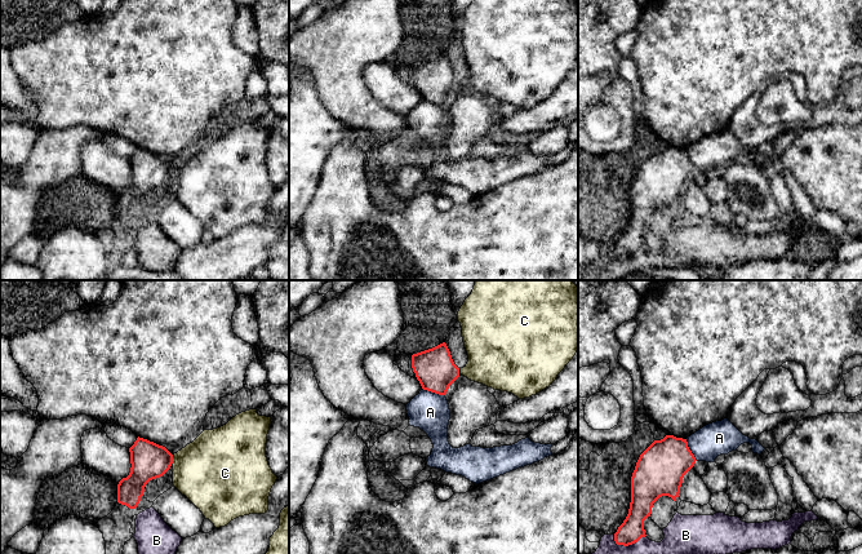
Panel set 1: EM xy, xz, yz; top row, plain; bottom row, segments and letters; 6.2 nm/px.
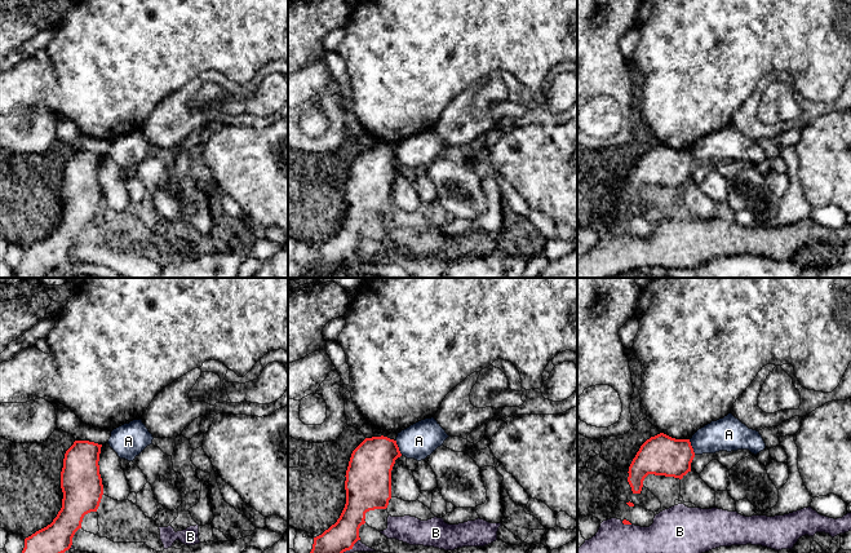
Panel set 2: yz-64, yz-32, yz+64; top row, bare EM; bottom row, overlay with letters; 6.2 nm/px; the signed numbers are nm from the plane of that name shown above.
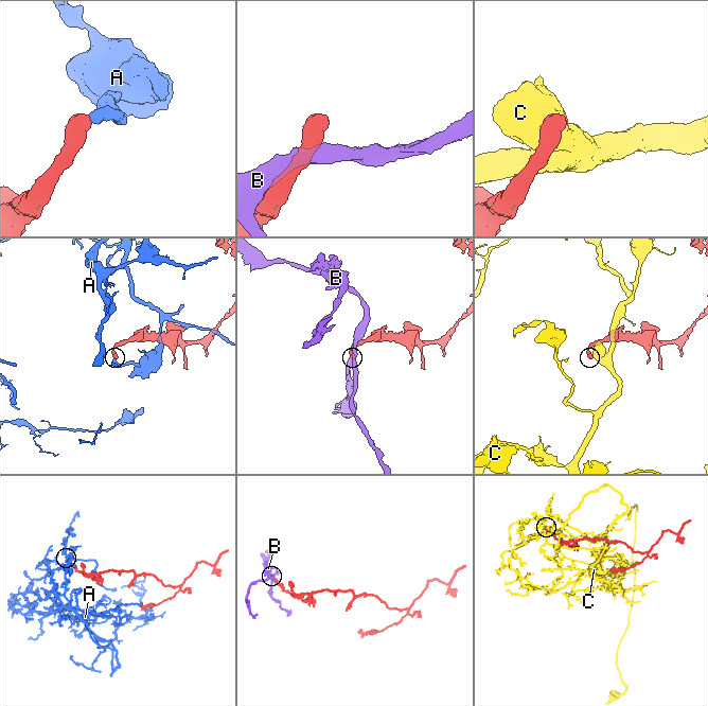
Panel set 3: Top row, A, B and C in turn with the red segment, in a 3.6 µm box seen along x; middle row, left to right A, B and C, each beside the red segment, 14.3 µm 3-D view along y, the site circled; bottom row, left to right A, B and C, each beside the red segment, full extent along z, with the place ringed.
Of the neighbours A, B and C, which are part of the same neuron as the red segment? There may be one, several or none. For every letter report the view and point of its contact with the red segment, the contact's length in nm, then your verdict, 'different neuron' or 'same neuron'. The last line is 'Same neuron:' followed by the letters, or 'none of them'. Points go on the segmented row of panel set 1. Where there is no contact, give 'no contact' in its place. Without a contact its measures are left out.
A: meets red in xz at (434, 391); contact 150 nm long; different neuron
B: meets red in yz at (629, 544); contact 220 nm long; different neuron
C: meets red in xy at (172, 459); contact 60 nm long; different neuron
Same neuron: none of them

